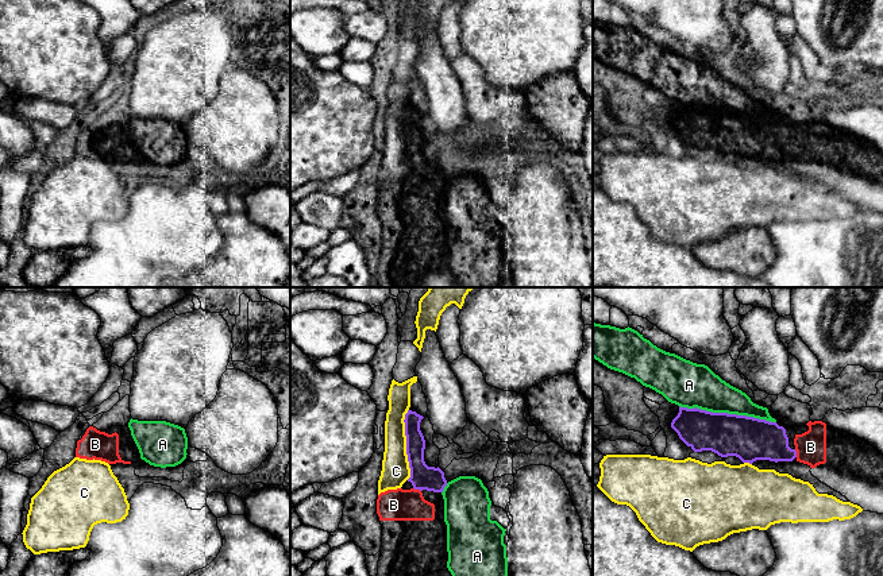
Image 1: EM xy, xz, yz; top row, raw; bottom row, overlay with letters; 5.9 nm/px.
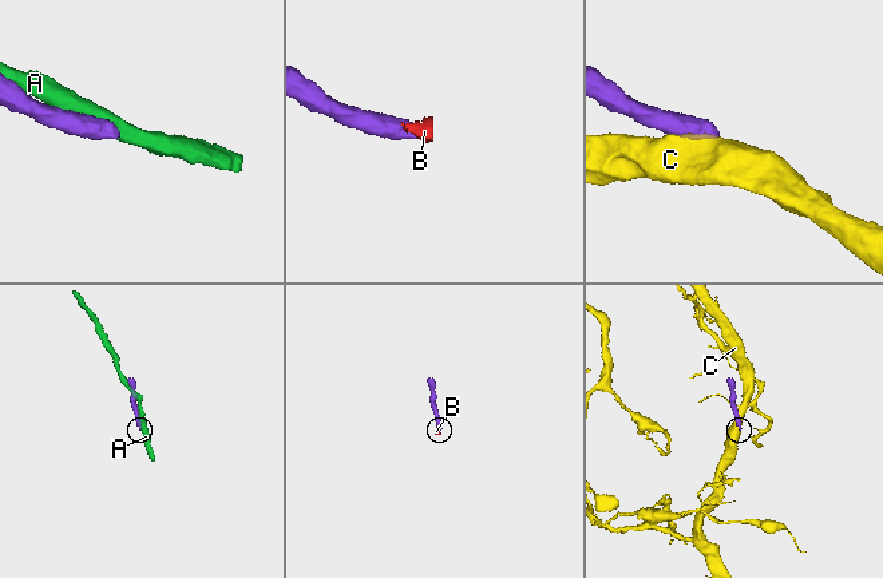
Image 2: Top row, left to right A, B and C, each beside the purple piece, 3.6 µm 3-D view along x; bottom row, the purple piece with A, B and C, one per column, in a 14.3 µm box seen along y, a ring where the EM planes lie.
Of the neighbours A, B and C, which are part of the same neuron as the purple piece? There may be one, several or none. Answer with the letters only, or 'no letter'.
B

